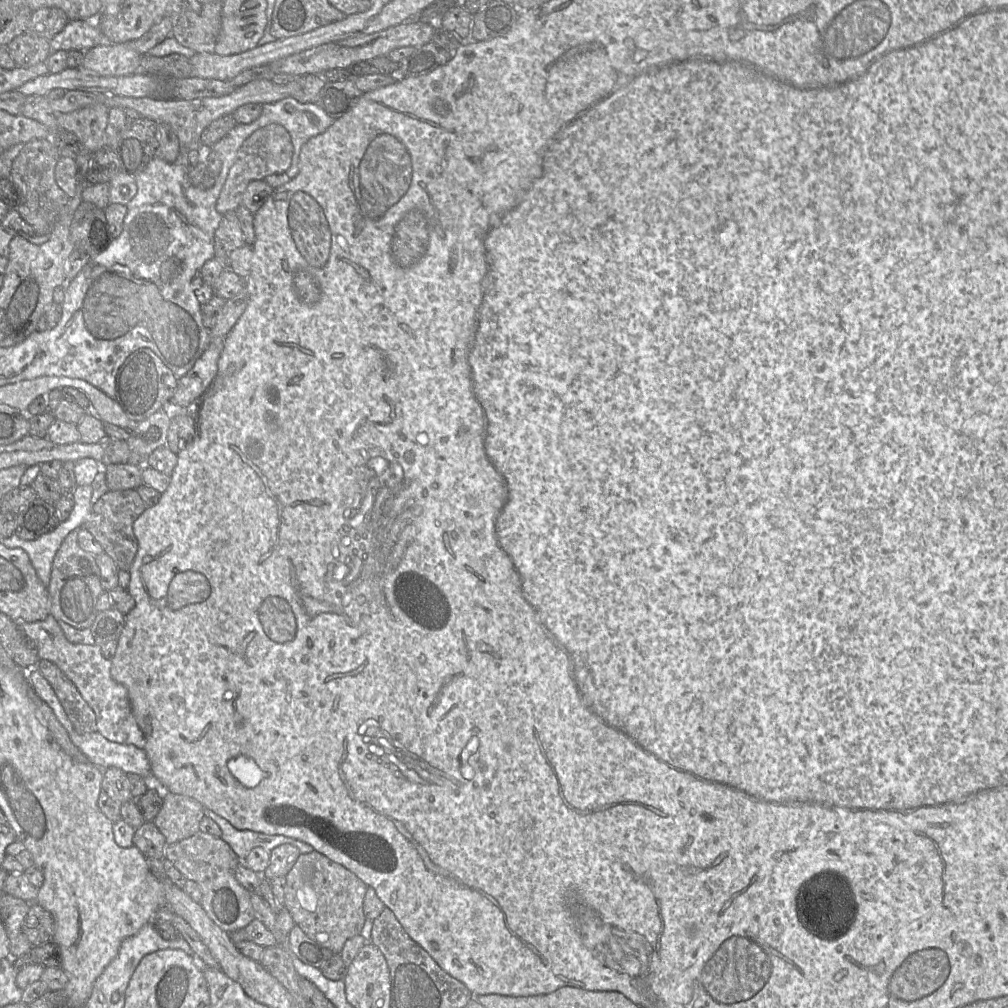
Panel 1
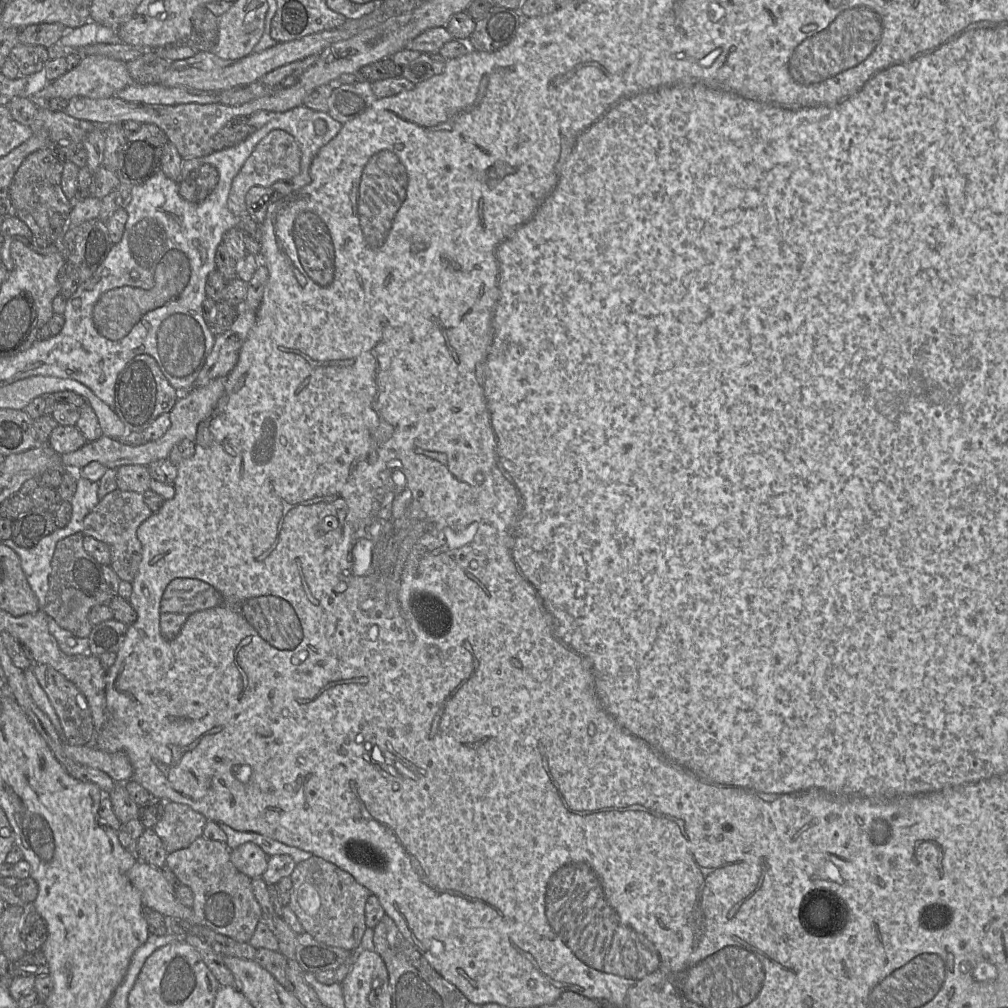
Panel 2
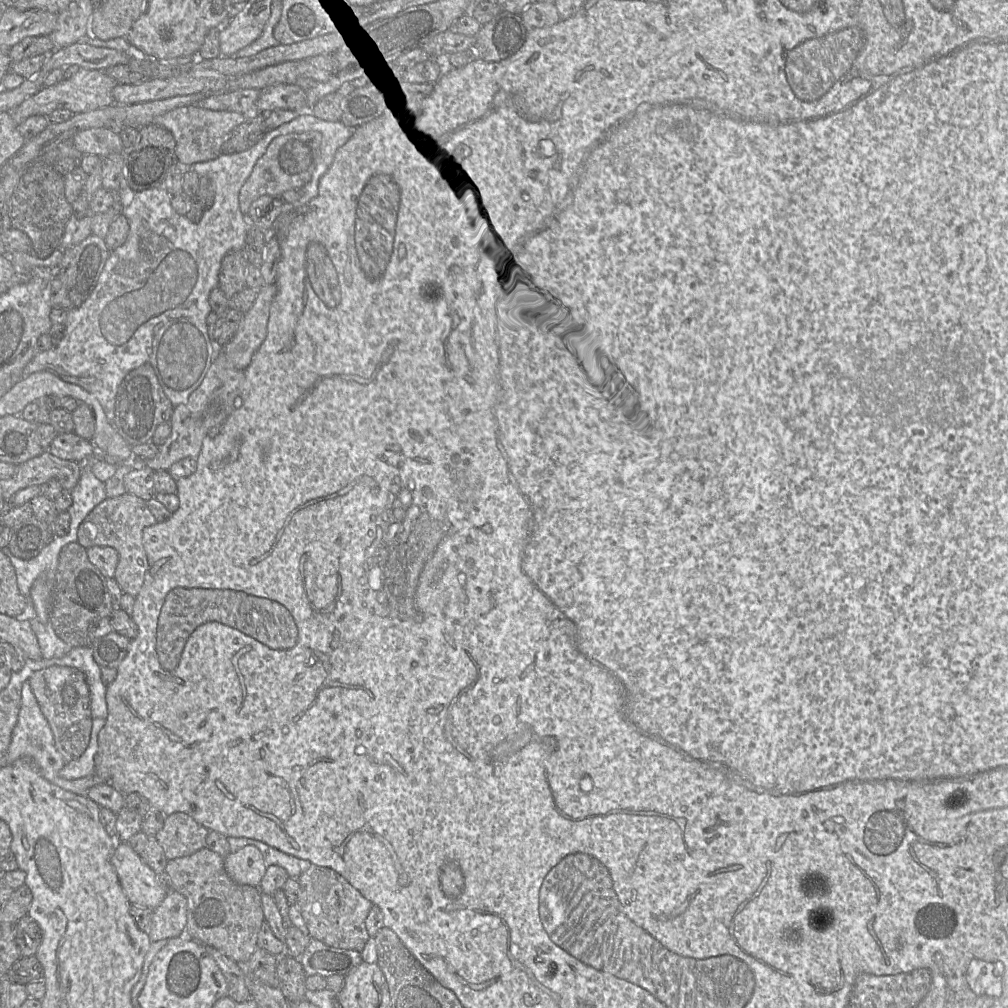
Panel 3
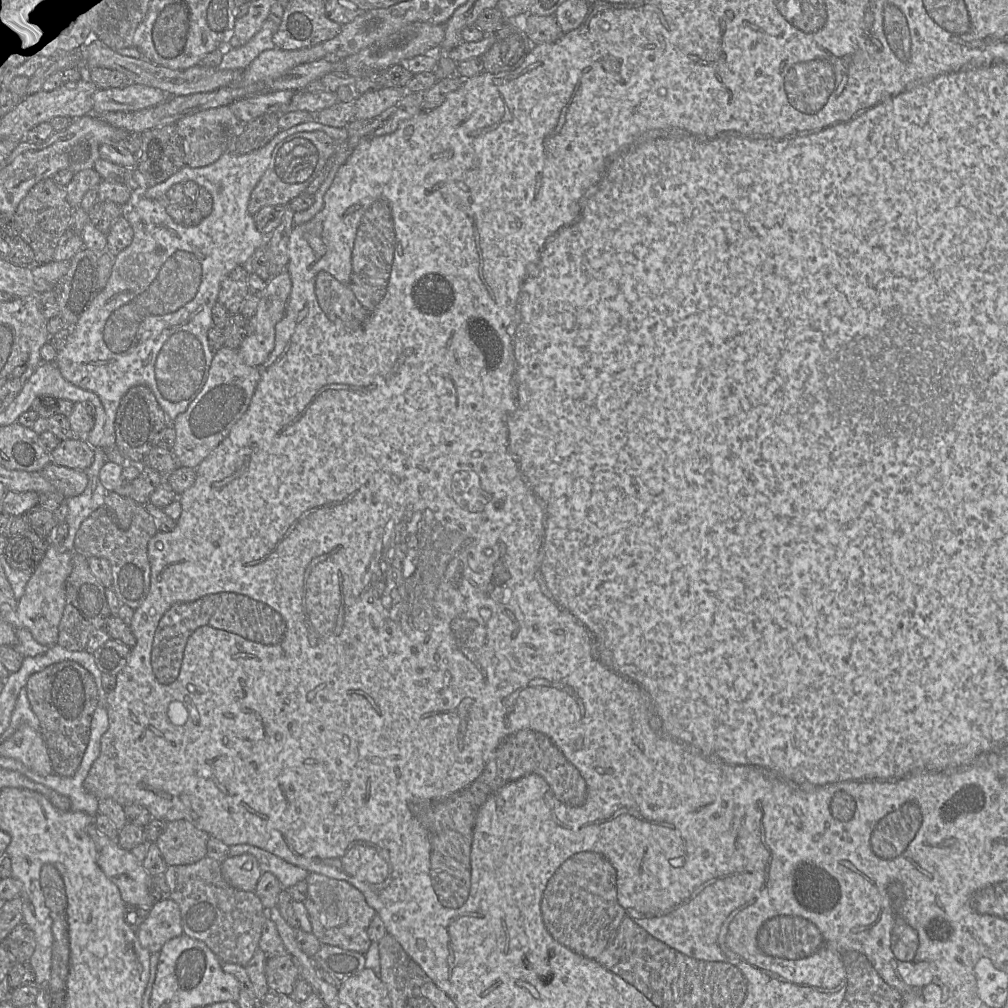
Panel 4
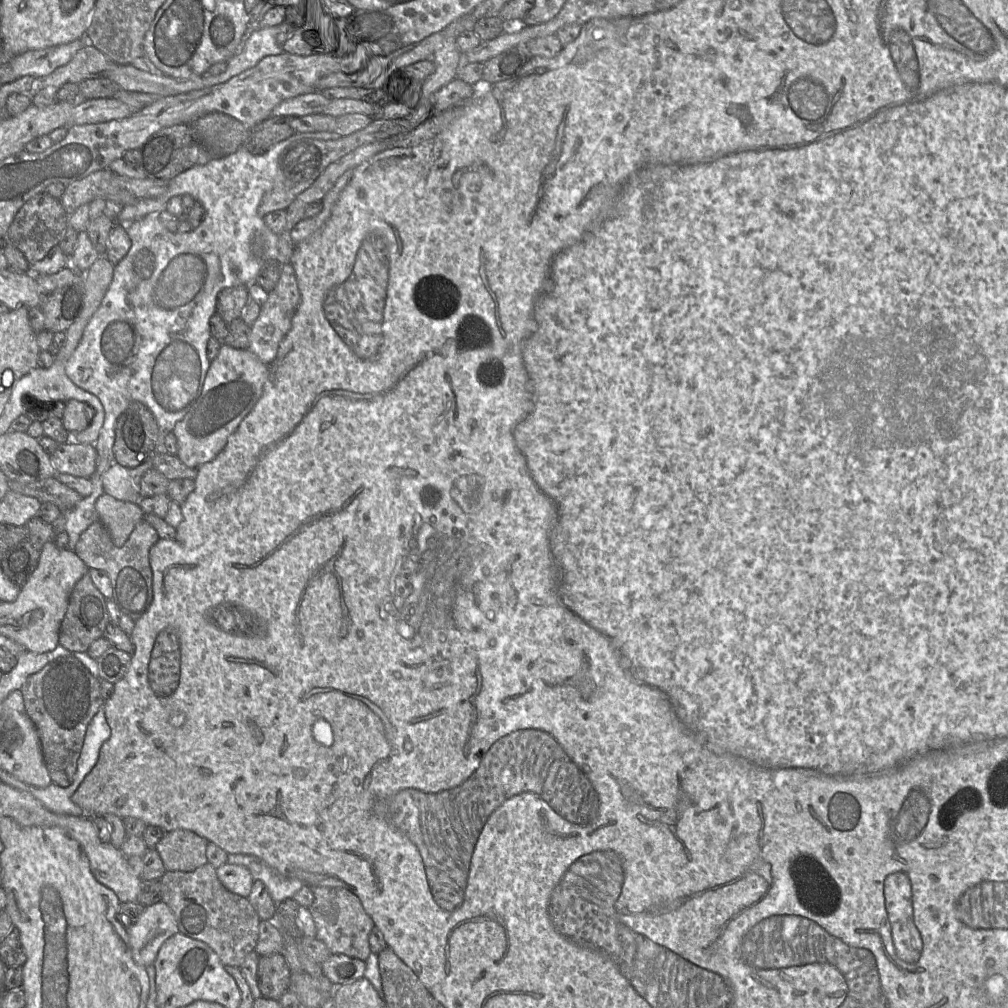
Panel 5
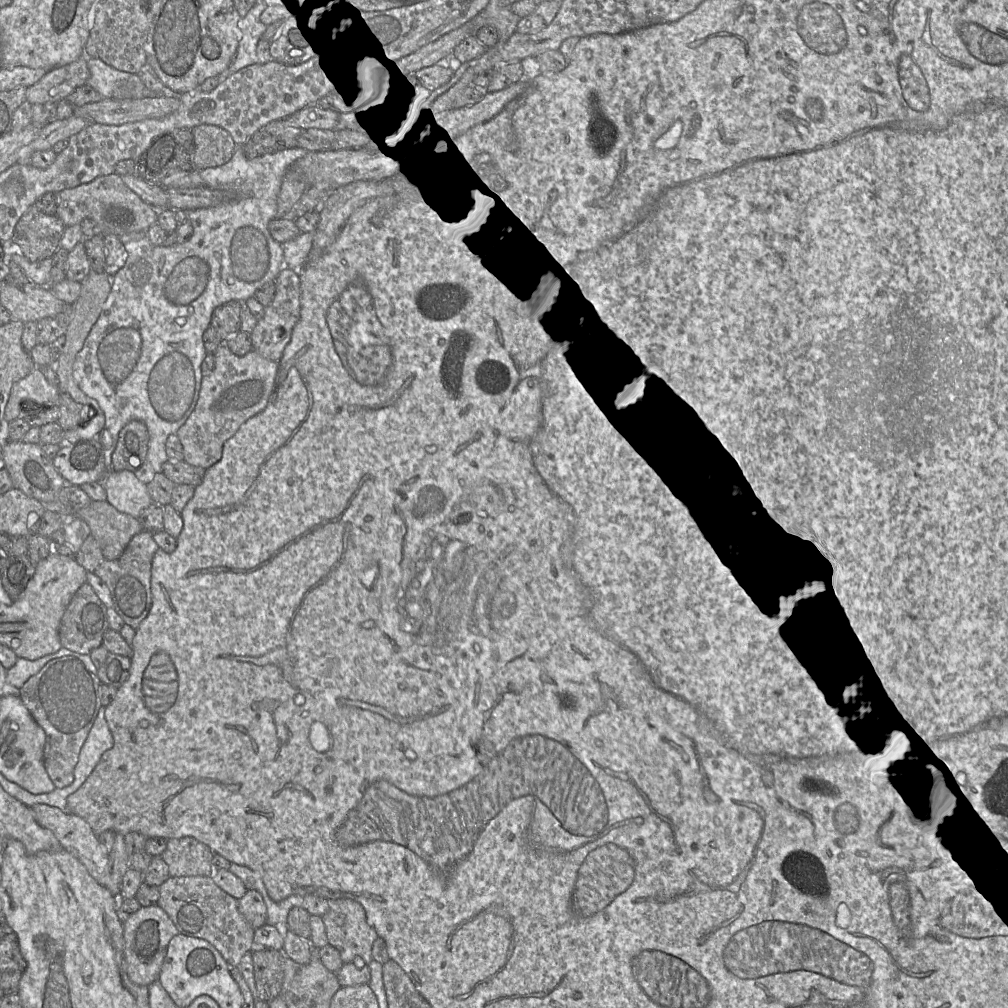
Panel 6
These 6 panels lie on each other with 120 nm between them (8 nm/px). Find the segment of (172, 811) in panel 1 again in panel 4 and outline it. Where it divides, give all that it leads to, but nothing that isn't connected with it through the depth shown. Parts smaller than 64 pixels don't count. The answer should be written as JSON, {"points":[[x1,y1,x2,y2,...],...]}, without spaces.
{"points":[[187,820,167,822,155,841,168,866,193,864,207,856,209,834]]}

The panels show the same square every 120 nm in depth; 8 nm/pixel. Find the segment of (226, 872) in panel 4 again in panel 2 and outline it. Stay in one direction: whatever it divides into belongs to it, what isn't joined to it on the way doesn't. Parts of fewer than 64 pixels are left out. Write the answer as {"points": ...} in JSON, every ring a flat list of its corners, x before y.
{"points":[[247,842,230,853,235,868,250,879,261,878,267,869,269,857,254,843]]}

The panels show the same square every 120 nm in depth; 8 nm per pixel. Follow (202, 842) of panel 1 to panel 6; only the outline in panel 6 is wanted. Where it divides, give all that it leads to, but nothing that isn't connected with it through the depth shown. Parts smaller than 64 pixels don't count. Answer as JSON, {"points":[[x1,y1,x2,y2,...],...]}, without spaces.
{"points":[[170,876,159,886,157,904,168,914,180,934,211,943,229,967,237,967,242,956,254,948,255,929,240,913,238,900,218,887,211,876]]}

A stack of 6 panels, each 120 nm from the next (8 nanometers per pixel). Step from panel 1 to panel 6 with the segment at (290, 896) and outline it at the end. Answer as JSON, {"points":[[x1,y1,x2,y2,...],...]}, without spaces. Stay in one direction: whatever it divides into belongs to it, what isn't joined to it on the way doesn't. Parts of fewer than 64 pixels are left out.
{"points":[[329,899,328,911,321,917,328,943,336,948,344,963,369,965,376,931,368,925,362,905,352,899]]}

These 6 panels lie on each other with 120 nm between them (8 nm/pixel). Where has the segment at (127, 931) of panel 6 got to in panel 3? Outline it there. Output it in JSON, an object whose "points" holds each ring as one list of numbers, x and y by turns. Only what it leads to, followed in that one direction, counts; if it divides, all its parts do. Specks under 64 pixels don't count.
{"points":[[169,892,161,904,154,909,148,936,151,942,186,935,187,900,176,892]]}

